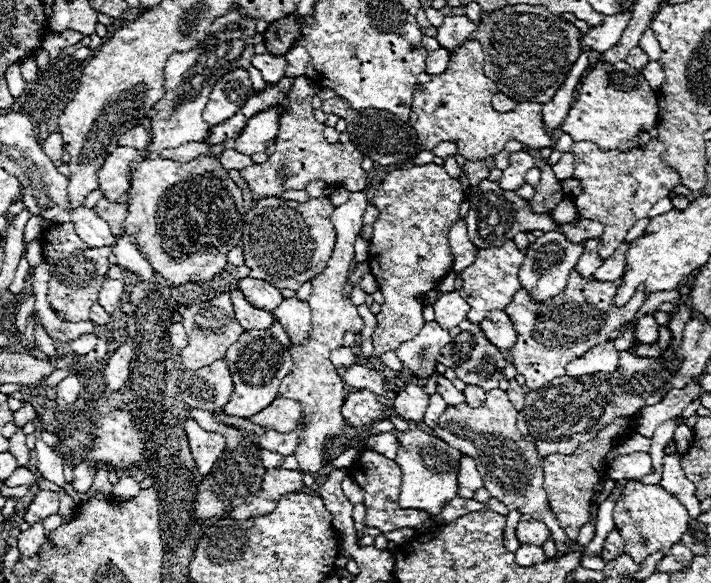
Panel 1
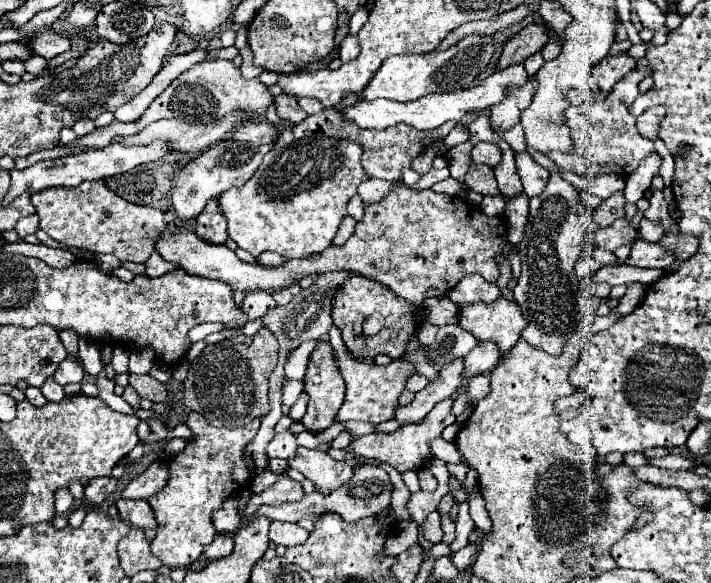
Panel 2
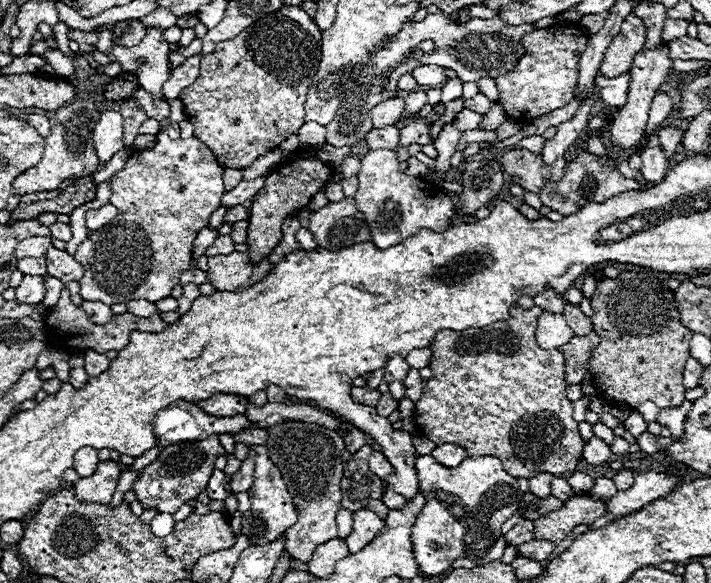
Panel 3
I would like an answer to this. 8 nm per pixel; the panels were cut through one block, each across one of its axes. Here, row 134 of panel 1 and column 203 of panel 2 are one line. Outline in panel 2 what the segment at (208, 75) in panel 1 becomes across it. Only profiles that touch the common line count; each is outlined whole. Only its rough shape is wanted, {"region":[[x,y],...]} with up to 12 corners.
{"region":[[222,140],[178,174],[172,204],[192,224],[204,204],[256,174],[272,144]]}

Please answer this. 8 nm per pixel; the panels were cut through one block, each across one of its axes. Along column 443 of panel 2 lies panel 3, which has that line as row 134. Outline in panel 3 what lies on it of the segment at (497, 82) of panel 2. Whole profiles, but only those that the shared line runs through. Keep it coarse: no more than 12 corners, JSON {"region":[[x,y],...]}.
{"region":[[102,112],[94,128],[100,166],[124,148],[124,118]]}

